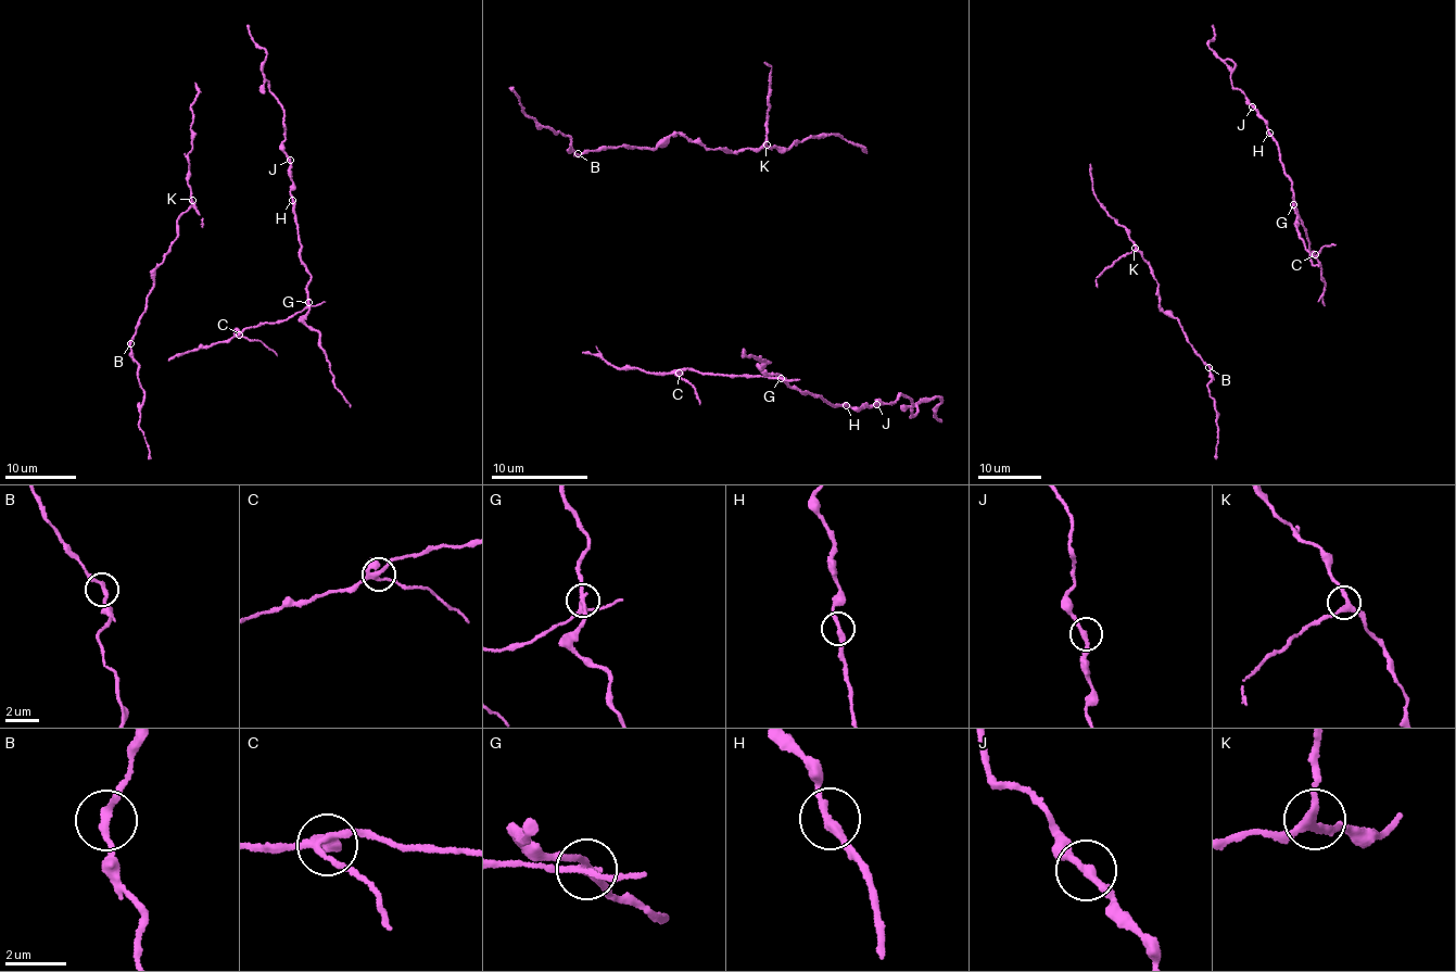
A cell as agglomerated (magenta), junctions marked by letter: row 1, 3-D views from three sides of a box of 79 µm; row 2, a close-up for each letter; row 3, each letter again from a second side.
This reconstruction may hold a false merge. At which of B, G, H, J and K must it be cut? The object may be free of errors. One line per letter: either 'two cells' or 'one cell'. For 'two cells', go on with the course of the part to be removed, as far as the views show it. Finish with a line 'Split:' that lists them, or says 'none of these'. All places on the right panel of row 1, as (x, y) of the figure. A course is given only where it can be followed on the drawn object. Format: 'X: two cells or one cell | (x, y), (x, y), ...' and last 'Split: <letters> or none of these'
B: one cell
G: two cells | (1294, 203), (1311, 242), (1309, 249), (1321, 266), (1324, 305)
H: one cell
J: one cell
K: one cell
Split: G

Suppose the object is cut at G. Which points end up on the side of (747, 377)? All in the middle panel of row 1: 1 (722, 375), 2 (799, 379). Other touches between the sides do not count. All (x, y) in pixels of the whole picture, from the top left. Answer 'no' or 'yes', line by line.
1: yes
2: yes

